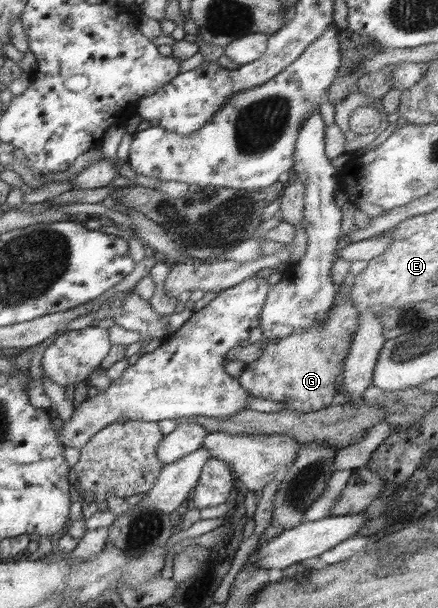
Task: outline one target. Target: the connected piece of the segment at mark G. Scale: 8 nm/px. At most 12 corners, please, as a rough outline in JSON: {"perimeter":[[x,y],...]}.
{"perimeter":[[336,296],[305,333],[269,339],[238,377],[255,397],[329,407],[359,312]]}

